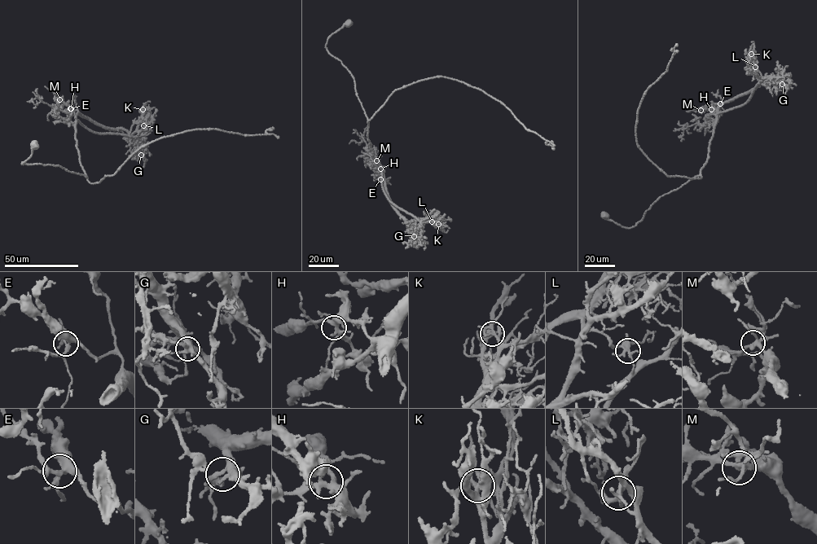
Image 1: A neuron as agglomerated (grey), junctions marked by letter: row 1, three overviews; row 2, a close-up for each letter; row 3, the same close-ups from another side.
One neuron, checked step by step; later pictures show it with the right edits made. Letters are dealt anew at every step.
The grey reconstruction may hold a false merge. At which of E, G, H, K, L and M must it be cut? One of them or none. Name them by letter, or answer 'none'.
L

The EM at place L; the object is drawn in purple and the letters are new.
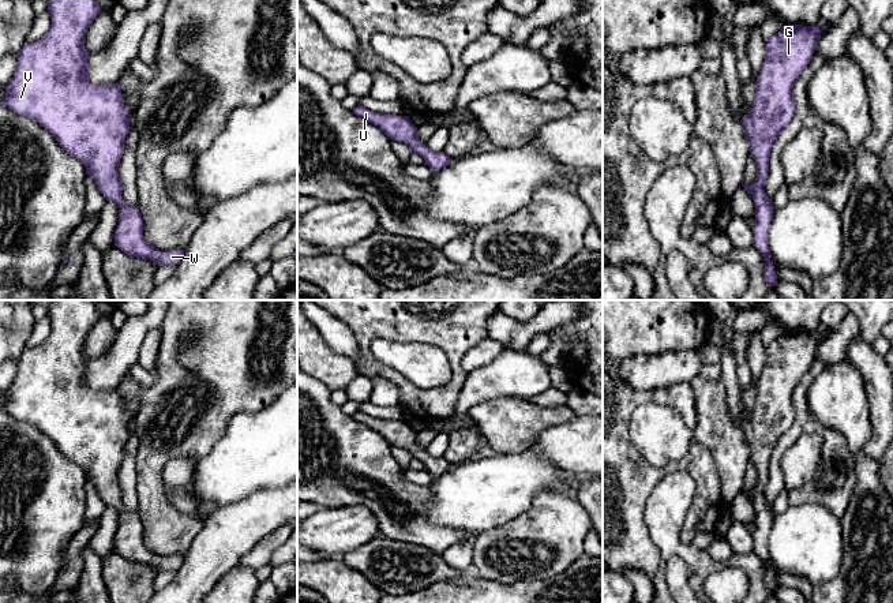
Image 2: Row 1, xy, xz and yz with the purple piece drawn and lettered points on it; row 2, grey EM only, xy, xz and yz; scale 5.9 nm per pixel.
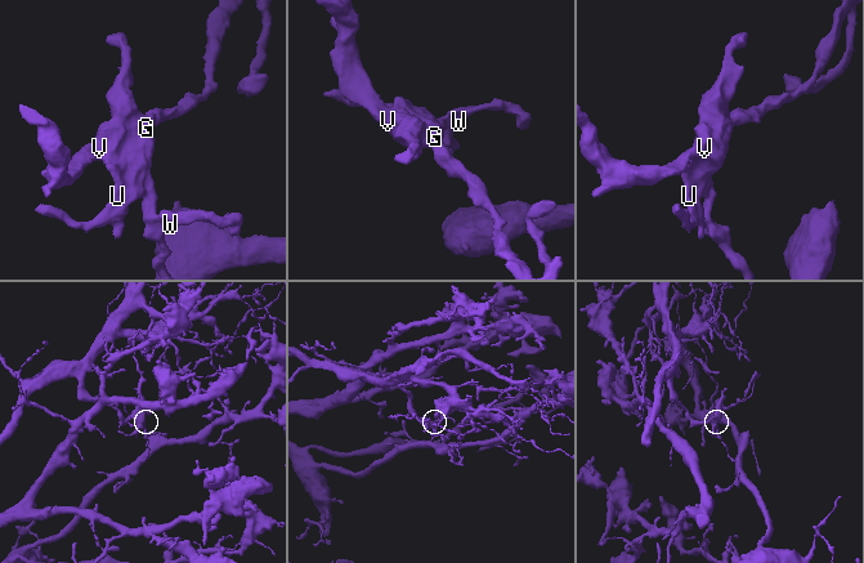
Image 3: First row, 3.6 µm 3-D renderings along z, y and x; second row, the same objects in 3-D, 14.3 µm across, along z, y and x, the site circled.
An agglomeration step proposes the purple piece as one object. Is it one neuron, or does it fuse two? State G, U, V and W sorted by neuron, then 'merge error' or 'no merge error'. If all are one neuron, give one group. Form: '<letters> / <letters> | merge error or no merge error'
G U V / W | merge error

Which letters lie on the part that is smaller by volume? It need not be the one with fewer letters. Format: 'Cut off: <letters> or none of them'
Cut off: G, U, V

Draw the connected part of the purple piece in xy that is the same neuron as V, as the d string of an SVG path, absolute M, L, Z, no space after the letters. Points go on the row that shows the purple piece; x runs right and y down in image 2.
M48 0L52 26L38 41L25 44L18 55L15 74L5 87L5 97L0 105L14 113L38 121L48 130L59 145L78 158L106 201L116 202L121 196L124 184L119 179L119 164L124 153L125 138L130 134L130 113L124 106L119 82L98 85L89 79L89 55L85 49L85 35L89 26L101 14L97 0Z

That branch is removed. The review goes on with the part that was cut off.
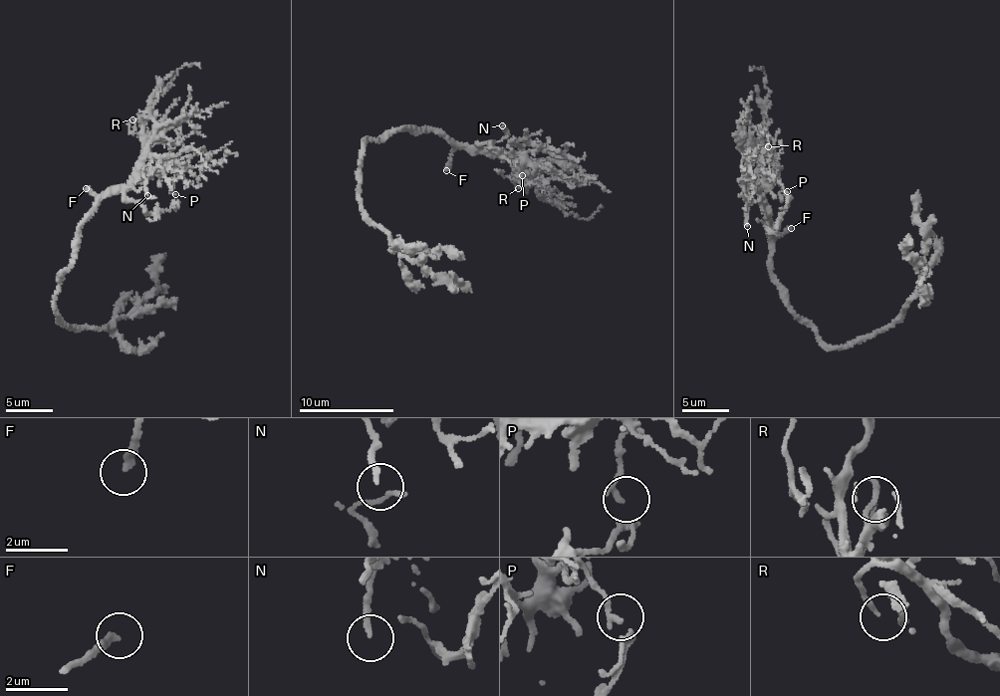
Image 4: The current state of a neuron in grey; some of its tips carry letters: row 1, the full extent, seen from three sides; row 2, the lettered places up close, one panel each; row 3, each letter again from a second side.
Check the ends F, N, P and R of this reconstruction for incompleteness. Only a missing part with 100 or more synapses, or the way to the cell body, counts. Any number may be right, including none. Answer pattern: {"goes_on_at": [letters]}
{"goes_on_at": ["F"]}

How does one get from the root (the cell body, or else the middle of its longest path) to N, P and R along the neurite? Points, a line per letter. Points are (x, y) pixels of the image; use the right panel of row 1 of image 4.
N: (792, 307), (773, 273), (766, 215), (756, 201), (749, 205), (747, 226)
P: (792, 307), (773, 273), (768, 225), (759, 193), (771, 176), (787, 191)
R: (792, 307), (786, 292), (777, 283), (770, 262), (767, 211), (758, 176), (759, 163), (764, 161), (768, 146)

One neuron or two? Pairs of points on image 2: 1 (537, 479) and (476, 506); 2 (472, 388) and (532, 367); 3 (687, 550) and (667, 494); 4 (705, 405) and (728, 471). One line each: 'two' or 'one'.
1: one
2: one
3: one
4: one

